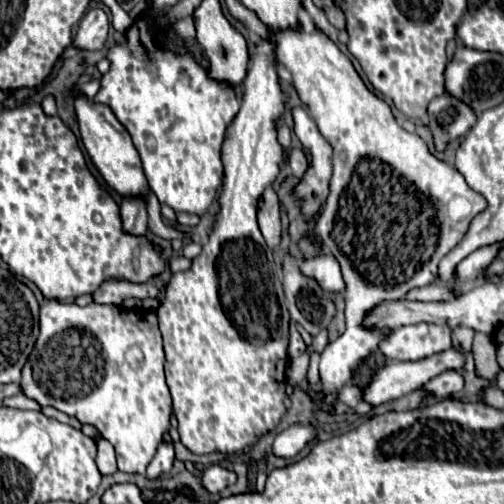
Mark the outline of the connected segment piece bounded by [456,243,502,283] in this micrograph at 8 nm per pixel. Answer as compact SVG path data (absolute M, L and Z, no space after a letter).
M502 243L498 245L488 245L482 247L478 251L474 251L472 255L468 255L458 267L456 267L456 281L474 281L476 277L480 277L484 273L484 269L492 263L492 259L496 257L496 251L500 249Z

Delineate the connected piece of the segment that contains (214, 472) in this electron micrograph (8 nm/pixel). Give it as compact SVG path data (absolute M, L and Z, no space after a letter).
M212 465L212 467L204 469L202 483L204 483L204 487L206 487L210 493L218 493L218 491L222 491L224 487L236 483L236 473L234 473L234 471L228 471L228 469L220 467L220 465Z

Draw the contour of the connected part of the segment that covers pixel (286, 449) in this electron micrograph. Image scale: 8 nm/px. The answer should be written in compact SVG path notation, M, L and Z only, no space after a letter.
M292 425L276 435L274 445L272 445L272 453L278 457L294 457L312 437L314 437L314 427Z

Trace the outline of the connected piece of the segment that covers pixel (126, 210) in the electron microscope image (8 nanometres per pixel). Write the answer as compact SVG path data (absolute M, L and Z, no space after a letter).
M142 195L124 197L122 199L122 221L124 231L132 235L146 235L148 233L148 213L146 213L146 199Z

